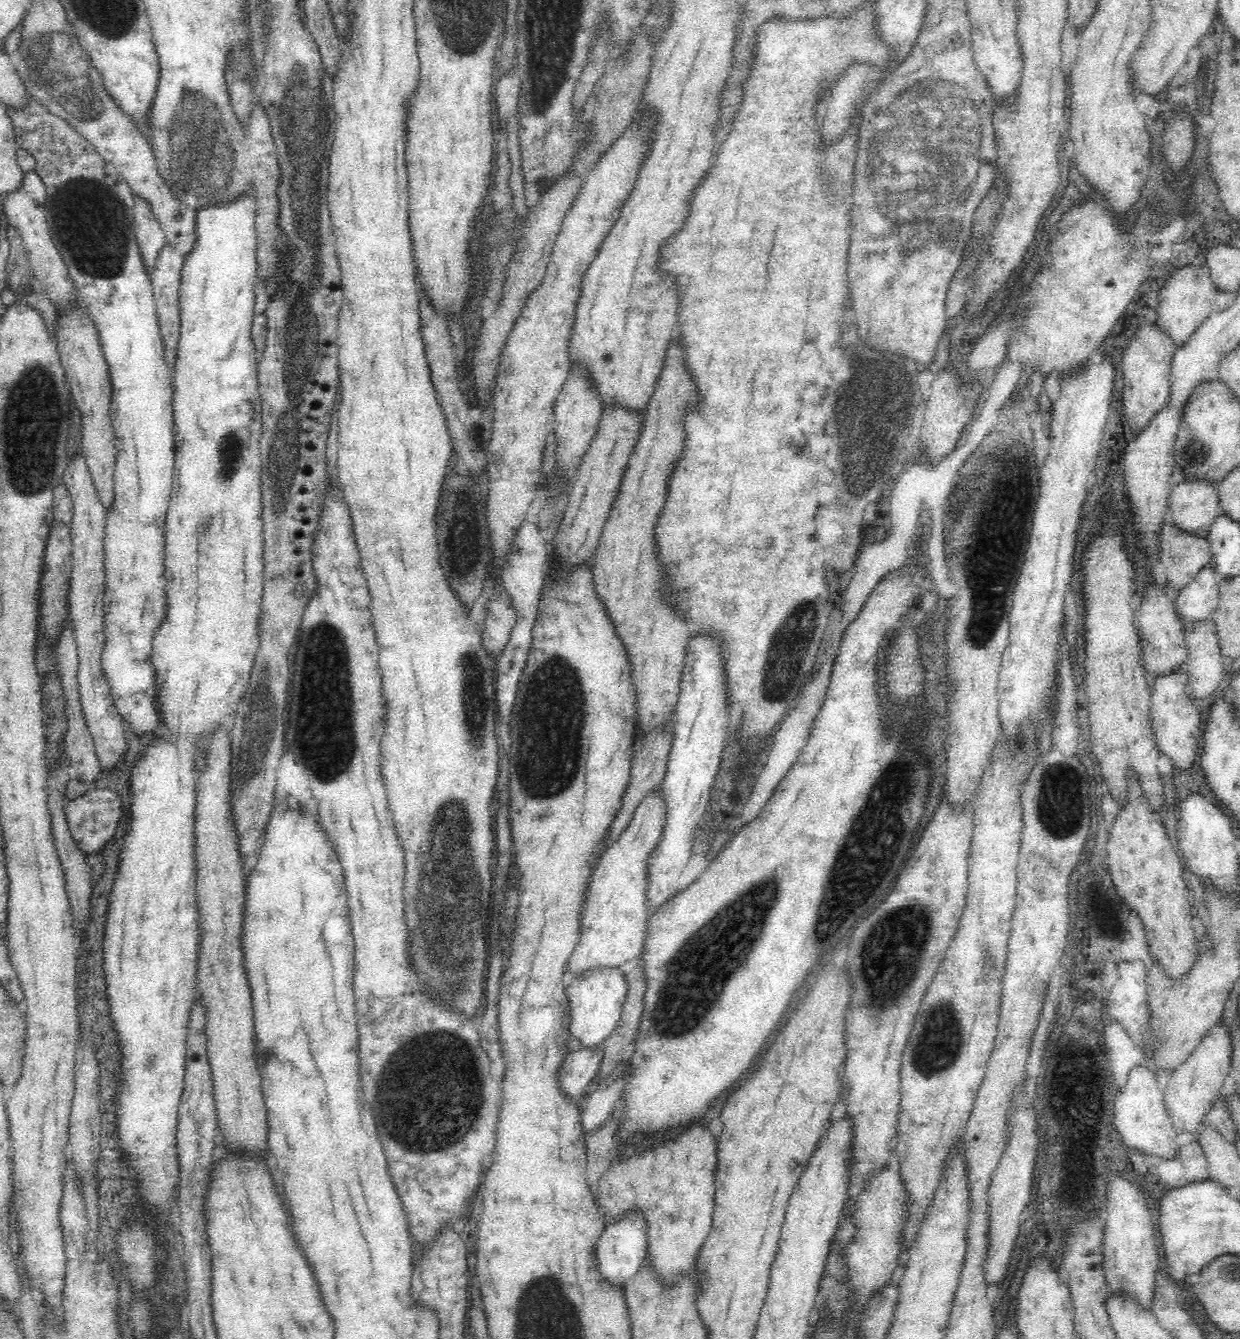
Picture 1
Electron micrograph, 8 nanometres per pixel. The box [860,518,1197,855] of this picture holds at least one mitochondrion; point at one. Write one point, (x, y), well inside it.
(1052, 811)

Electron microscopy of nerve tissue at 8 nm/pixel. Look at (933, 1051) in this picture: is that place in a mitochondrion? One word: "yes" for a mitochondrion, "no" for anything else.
yes

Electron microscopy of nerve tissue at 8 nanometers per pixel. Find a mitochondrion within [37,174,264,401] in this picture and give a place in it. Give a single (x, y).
(89, 227)

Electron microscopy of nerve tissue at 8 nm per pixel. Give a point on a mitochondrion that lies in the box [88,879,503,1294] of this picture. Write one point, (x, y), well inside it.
(418, 1122)

